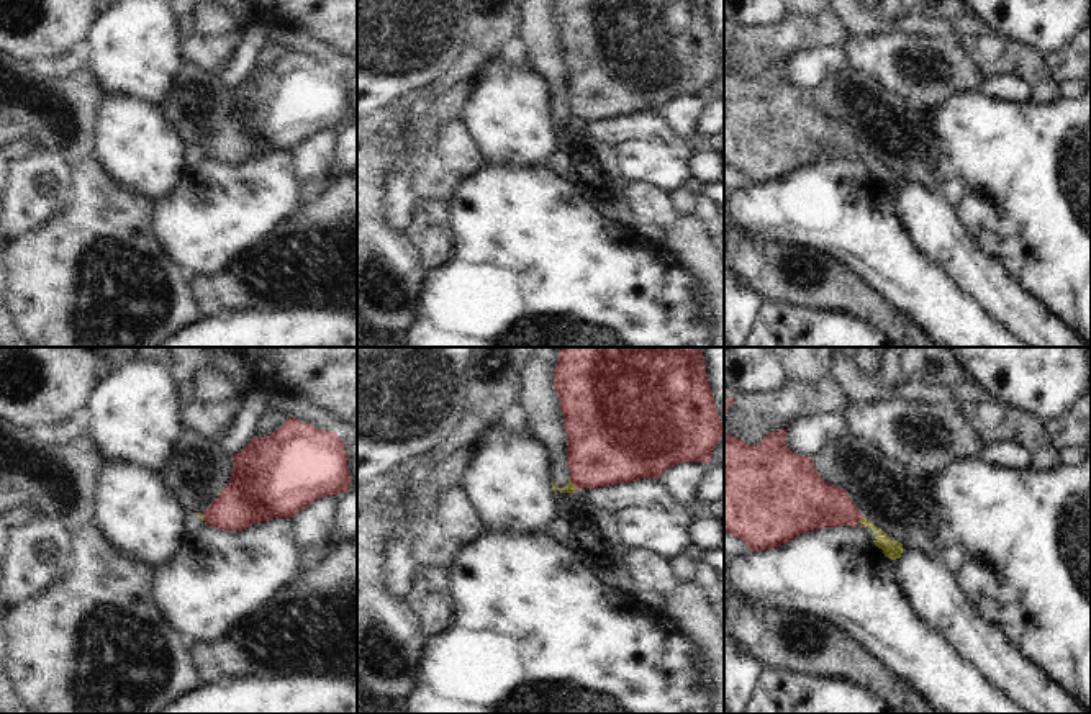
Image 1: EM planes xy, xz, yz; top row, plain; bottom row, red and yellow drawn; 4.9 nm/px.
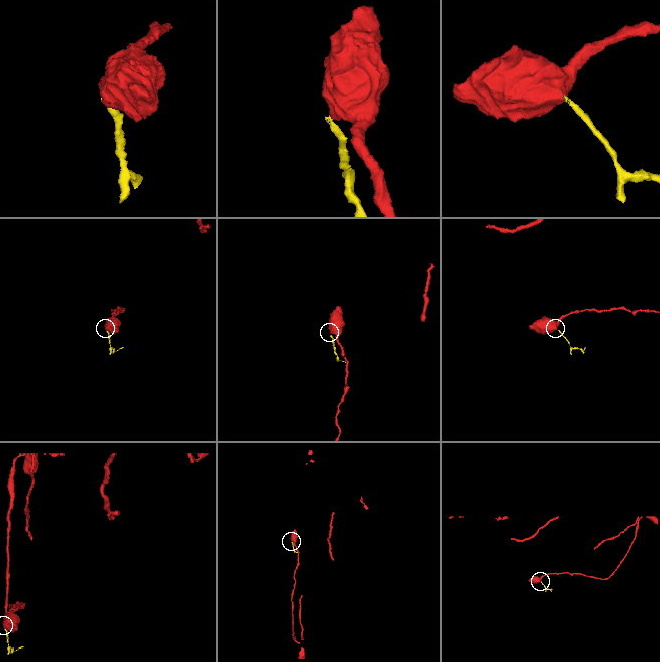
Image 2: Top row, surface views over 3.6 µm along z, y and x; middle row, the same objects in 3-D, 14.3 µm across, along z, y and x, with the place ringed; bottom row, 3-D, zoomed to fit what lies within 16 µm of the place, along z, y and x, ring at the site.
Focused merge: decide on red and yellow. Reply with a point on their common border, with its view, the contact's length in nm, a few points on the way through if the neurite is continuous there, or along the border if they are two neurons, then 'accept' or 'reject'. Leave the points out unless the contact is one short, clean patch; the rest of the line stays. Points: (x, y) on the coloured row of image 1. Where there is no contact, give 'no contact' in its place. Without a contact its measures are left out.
meets red in xz at (572, 482); contact 80 nm long; border along xz (569, 475), (577, 488); reject

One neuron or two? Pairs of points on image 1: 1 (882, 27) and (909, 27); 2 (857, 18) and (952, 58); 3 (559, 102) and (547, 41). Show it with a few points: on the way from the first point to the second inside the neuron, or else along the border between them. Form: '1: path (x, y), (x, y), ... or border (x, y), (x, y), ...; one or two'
1: border (891, 22), (896, 31); two
2: border (895, 31), (852, 36); two
3: path (557, 87), (547, 56); one

